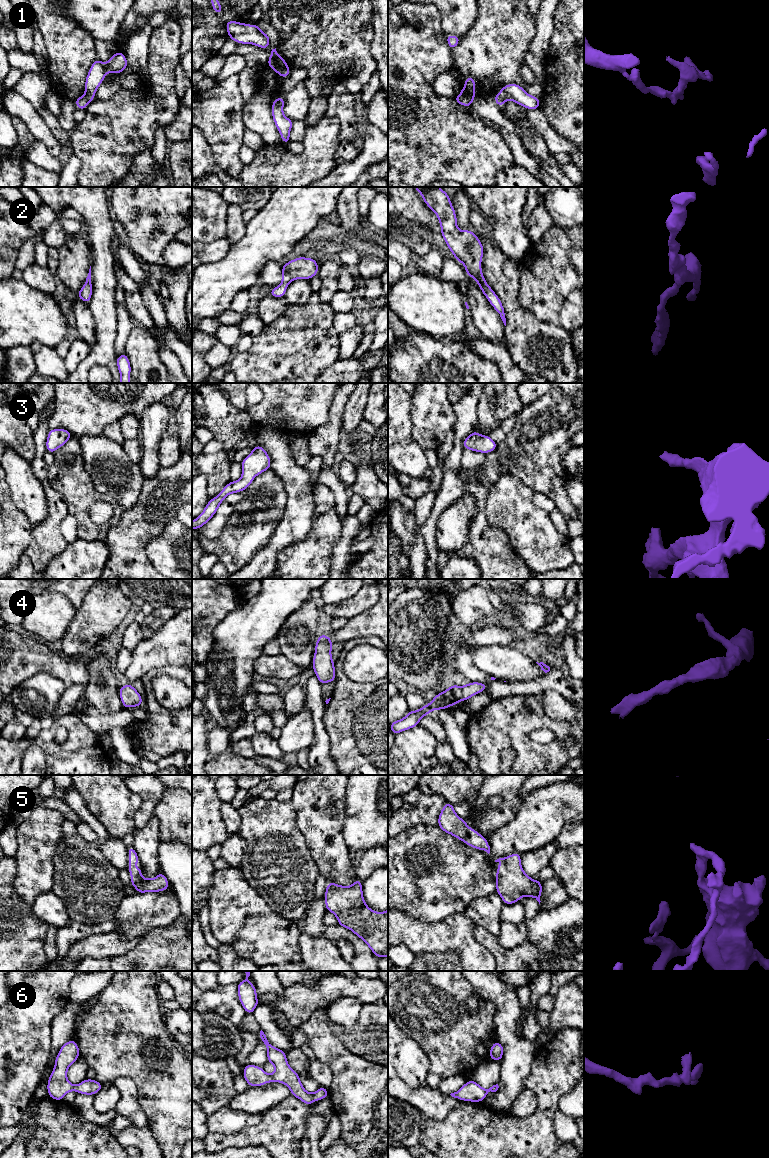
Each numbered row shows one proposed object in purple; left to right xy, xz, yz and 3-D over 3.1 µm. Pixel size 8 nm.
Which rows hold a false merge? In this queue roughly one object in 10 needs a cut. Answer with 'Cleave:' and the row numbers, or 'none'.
Cleave: 1

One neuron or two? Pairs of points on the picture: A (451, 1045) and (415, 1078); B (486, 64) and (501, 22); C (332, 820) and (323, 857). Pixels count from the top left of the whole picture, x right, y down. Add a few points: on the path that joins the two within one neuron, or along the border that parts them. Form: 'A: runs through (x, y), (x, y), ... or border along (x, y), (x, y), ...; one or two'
A: border along (420, 1043), (429, 1062), (427, 1084); two
B: runs through (488, 54), (497, 43), (501, 32); one
C: runs through (324, 829), (324, 848); one

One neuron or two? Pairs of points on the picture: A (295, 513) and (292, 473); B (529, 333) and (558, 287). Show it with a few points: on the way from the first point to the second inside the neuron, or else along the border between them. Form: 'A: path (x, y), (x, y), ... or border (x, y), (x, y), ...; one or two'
A: path (295, 503), (296, 483); one
B: border (520, 304), (537, 319), (560, 327); two

